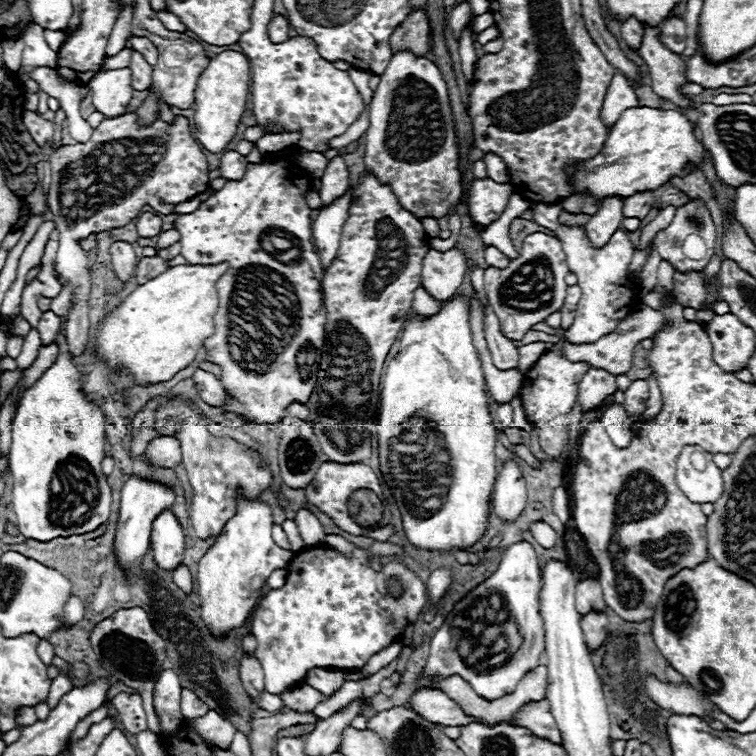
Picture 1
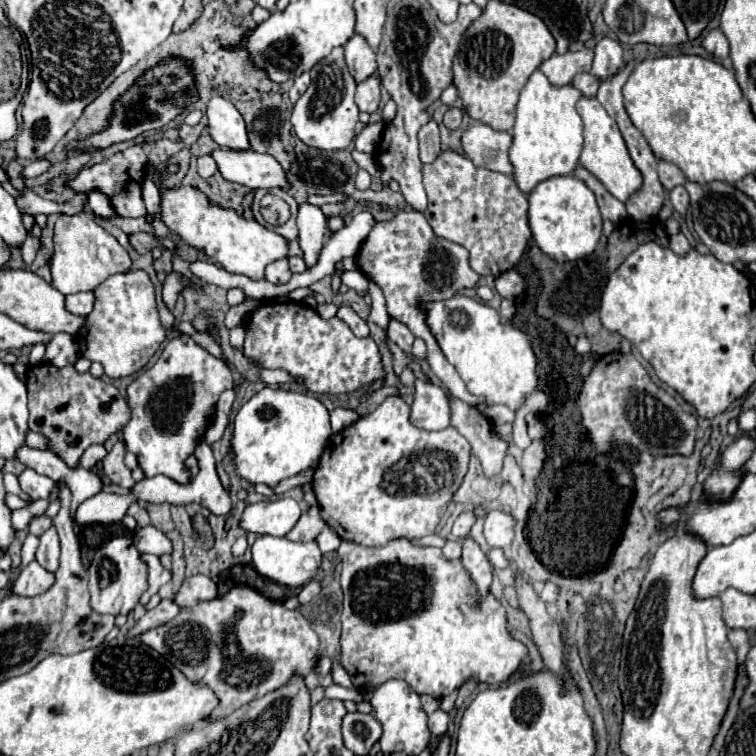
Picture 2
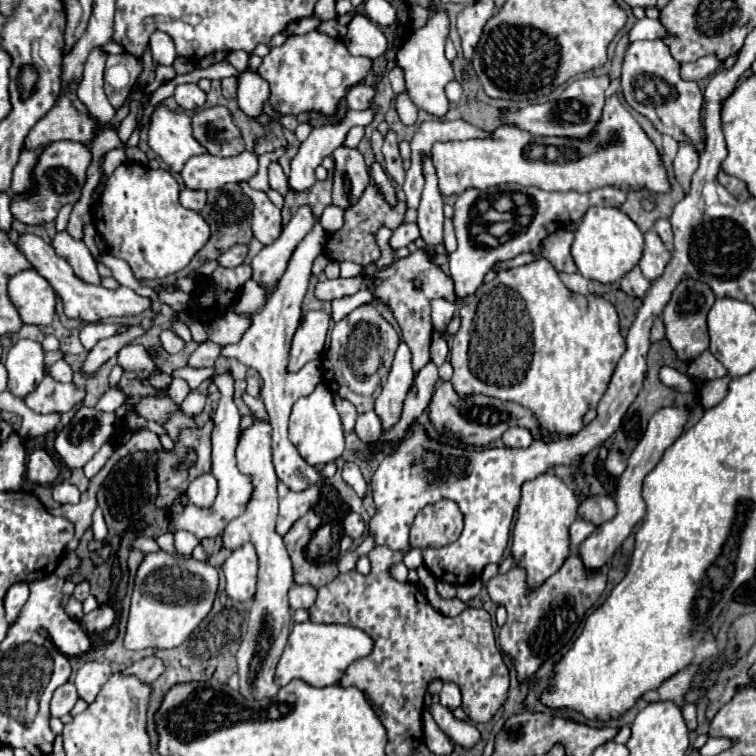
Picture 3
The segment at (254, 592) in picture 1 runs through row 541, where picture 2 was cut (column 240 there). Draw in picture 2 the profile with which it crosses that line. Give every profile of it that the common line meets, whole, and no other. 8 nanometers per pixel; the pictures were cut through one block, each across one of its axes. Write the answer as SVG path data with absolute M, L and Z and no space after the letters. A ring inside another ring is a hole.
M190 186L168 190L162 188L162 220L164 224L180 234L190 246L202 248L214 258L224 270L232 274L246 274L252 280L264 278L264 268L270 262L282 260L288 254L288 242L284 236L264 228L256 220L244 220L234 210L224 210L206 200L206 196Z

